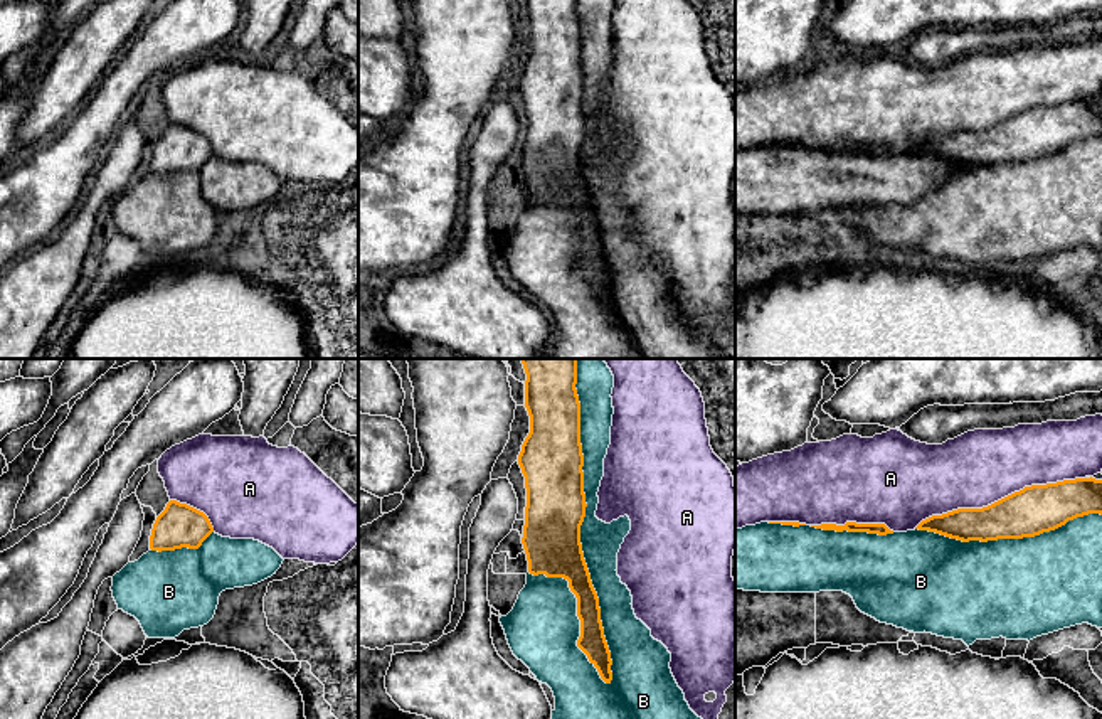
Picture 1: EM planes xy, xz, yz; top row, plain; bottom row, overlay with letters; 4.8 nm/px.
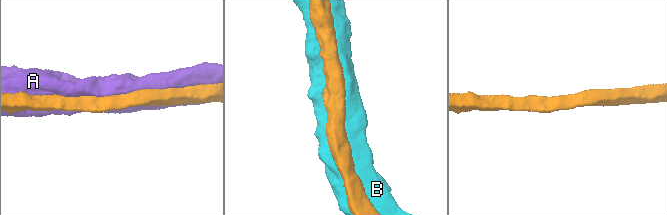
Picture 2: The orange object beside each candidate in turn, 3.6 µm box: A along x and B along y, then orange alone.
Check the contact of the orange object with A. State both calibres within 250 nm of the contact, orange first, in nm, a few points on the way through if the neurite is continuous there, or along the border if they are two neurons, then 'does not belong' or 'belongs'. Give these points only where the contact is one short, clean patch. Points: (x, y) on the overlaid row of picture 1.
calibres 240 and 360 nm; belongs

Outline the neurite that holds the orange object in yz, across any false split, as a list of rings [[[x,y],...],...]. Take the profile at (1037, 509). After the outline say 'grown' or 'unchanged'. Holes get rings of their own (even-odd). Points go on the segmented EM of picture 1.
[[[1102,414],[1085,416],[1077,421],[1046,421],[1041,424],[1018,424],[1003,429],[974,429],[942,445],[927,445],[915,441],[898,429],[890,429],[873,438],[861,438],[858,434],[843,434],[831,441],[804,443],[791,451],[767,455],[749,463],[735,466],[735,530],[745,525],[760,522],[782,525],[811,525],[823,530],[836,532],[868,532],[887,535],[907,530],[929,530],[962,542],[969,541],[998,541],[998,539],[1023,539],[1035,537],[1043,532],[1055,530],[1068,520],[1089,514],[1102,515],[1102,480],[1094,477],[1102,471]]] | grown

